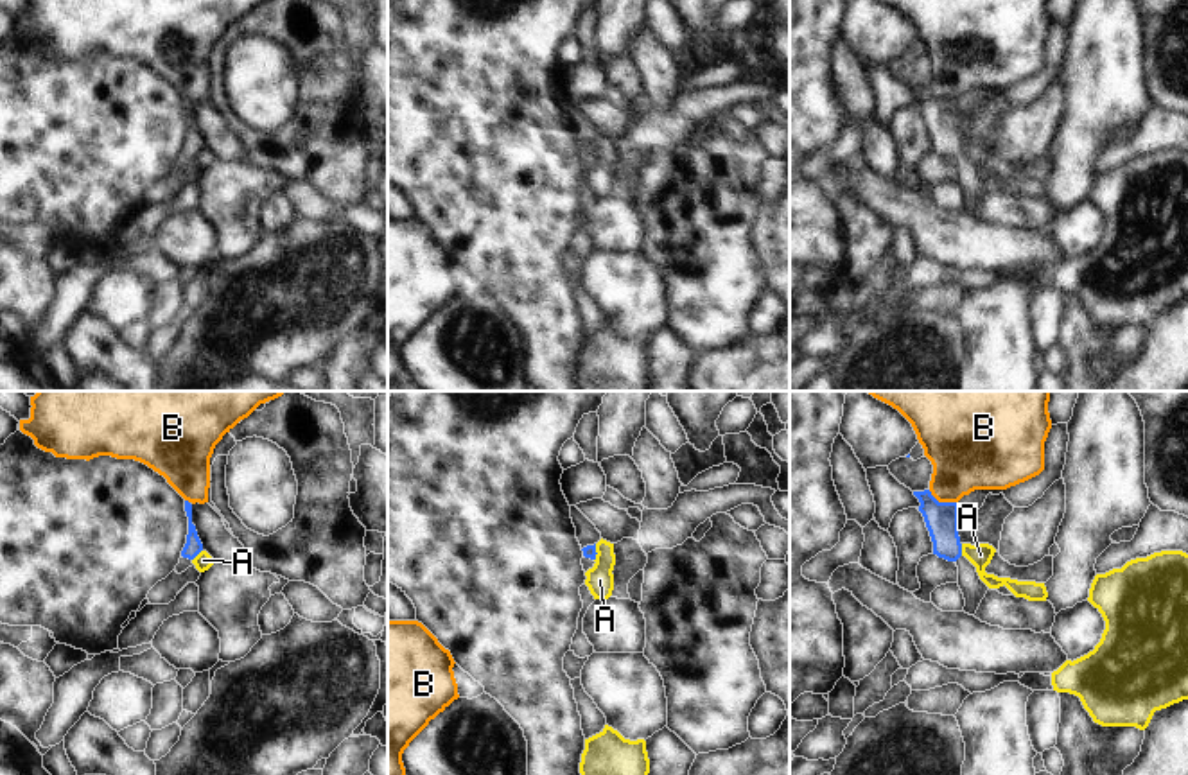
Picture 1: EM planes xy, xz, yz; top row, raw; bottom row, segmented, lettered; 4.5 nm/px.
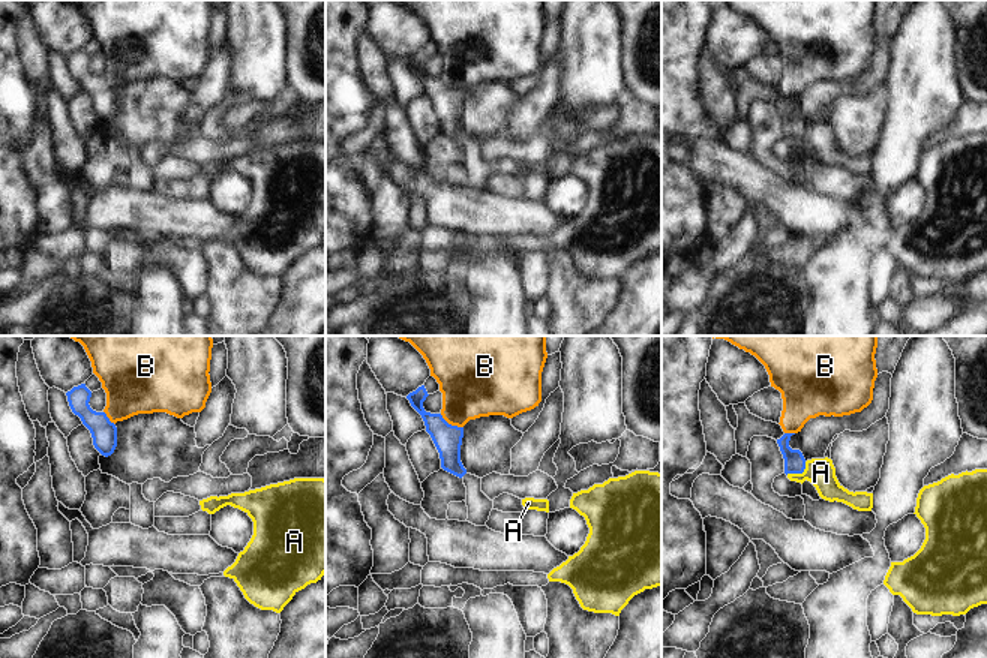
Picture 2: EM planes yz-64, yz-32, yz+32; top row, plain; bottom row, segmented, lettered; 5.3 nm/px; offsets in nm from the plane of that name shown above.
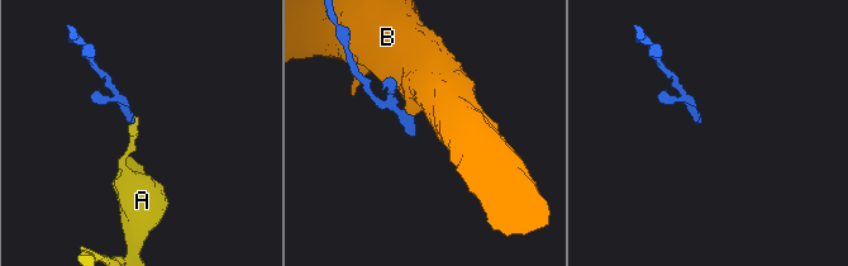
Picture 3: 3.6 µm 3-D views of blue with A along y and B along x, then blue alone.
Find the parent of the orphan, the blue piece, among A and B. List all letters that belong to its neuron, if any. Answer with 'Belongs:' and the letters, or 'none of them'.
Belongs: none of them

